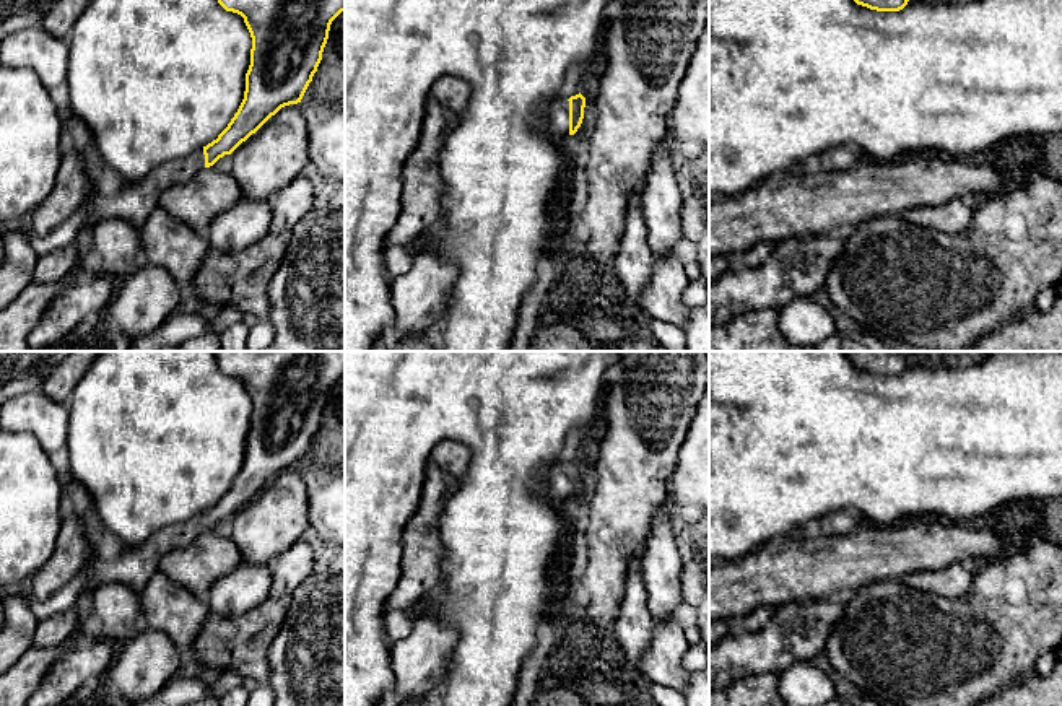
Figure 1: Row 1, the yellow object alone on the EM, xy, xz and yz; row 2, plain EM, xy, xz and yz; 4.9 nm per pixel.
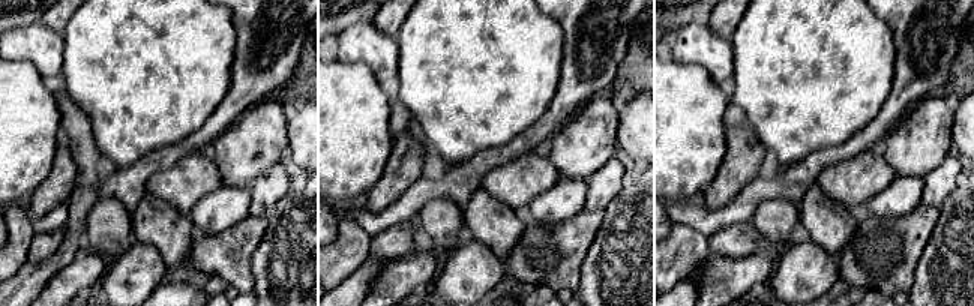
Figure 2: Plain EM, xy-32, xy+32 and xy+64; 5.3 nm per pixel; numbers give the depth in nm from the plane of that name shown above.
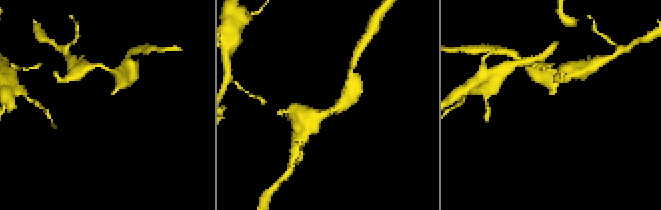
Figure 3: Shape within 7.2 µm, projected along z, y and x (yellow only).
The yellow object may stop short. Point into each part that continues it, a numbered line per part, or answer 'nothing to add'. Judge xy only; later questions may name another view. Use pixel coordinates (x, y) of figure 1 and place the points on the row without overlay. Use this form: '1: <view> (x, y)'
1: xy (135, 565)

